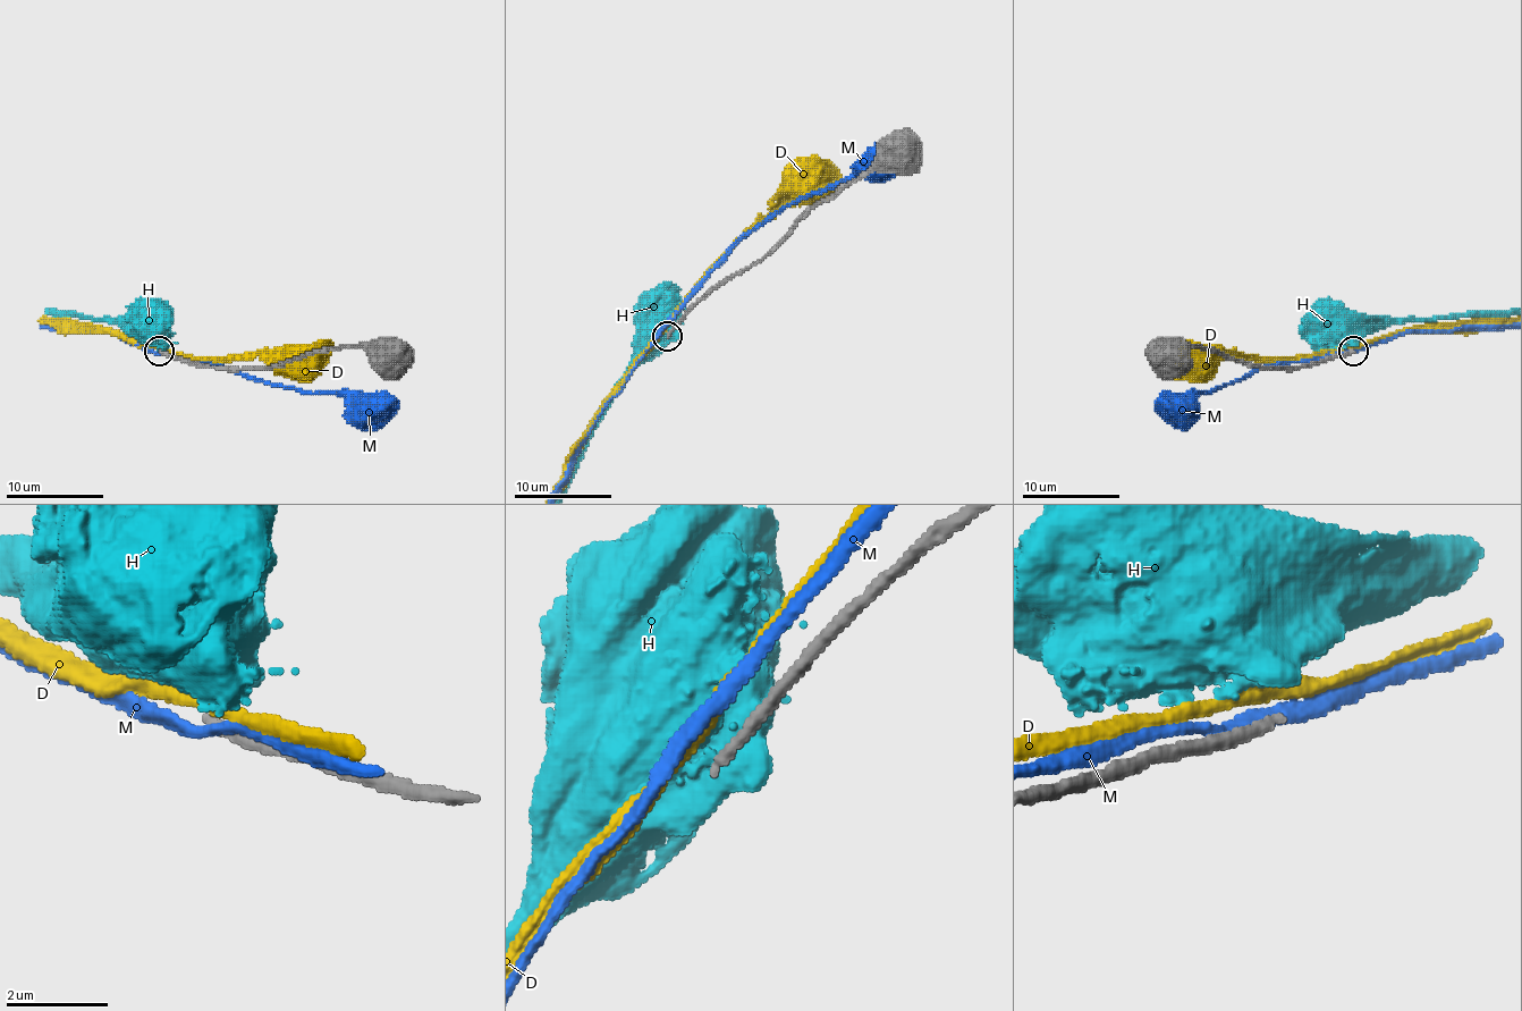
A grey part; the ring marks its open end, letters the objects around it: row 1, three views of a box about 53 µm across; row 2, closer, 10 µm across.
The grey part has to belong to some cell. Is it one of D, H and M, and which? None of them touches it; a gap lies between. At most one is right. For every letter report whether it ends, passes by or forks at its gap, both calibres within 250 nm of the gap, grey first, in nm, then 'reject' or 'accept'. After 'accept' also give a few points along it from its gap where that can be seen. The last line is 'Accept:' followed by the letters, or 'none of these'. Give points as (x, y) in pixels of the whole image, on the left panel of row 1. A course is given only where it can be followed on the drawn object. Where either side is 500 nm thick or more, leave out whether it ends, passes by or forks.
D: it passes by; calibres 200 and 320 nm; reject
H: it ends; calibres 200 and 300 nm; reject
M: it passes by; calibres 200 and 280 nm; reject
Accept: none of these

